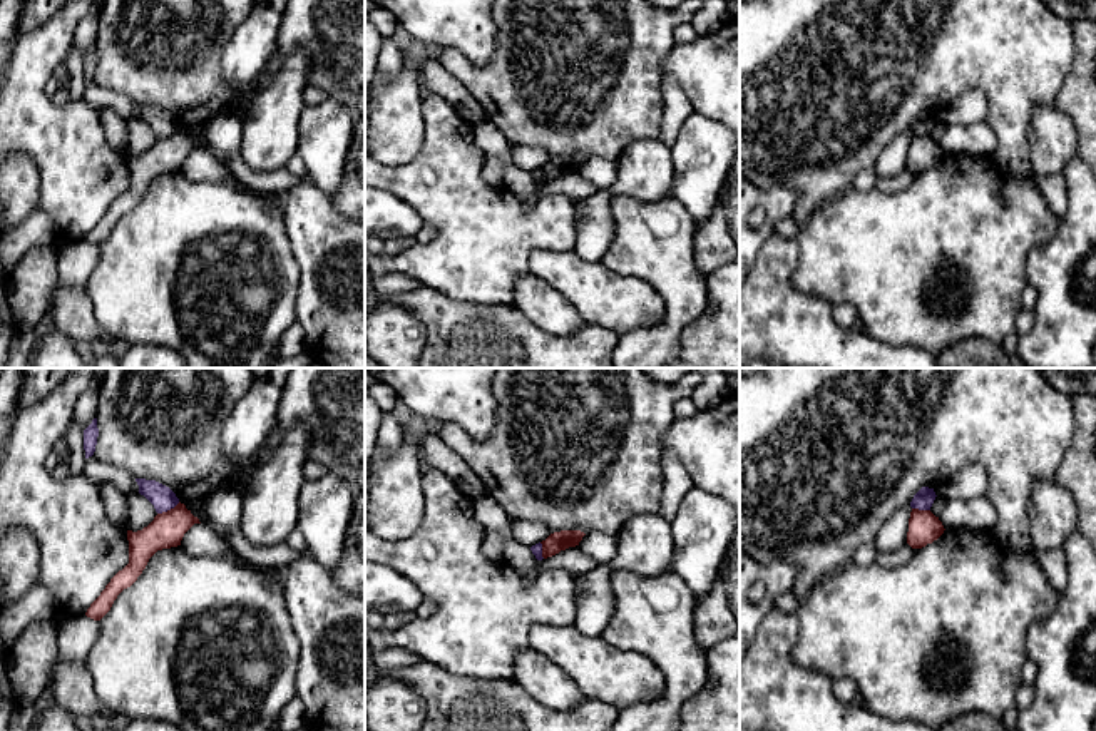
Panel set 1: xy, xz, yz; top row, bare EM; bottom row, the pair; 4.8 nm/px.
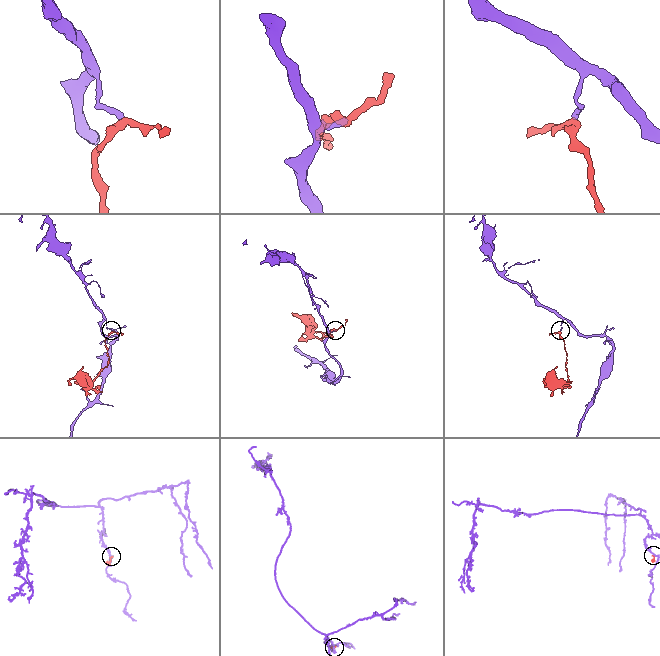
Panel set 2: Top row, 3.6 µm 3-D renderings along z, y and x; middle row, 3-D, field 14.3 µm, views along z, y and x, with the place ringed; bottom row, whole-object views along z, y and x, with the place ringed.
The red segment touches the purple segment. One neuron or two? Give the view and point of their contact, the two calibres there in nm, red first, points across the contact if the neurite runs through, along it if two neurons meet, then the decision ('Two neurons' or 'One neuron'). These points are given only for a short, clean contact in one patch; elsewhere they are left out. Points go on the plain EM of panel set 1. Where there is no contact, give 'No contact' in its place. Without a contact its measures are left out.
Touches red at xy (168, 136). Thickness 170 nm (red) against 120 nm. Boundary: xy (179, 127), (158, 139). Two neurons

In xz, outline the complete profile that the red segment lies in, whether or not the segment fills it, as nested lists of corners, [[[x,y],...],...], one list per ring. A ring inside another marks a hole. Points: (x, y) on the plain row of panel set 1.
[[[561,156],[551,159],[545,166],[542,166],[542,182],[552,182],[559,179],[561,176],[566,176],[569,172],[579,171],[586,159],[581,156]]]

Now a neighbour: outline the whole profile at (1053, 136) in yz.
[[[1034,107],[1029,139],[1032,171],[1039,176],[1063,174],[1066,166],[1079,157],[1078,130],[1058,107]]]

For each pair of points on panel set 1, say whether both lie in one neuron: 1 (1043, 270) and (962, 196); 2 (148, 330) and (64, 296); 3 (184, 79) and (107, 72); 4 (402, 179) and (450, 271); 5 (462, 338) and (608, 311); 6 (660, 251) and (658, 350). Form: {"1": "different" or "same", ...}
{"1": "different", "2": "different", "3": "same", "4": "same", "5": "different", "6": "same"}

